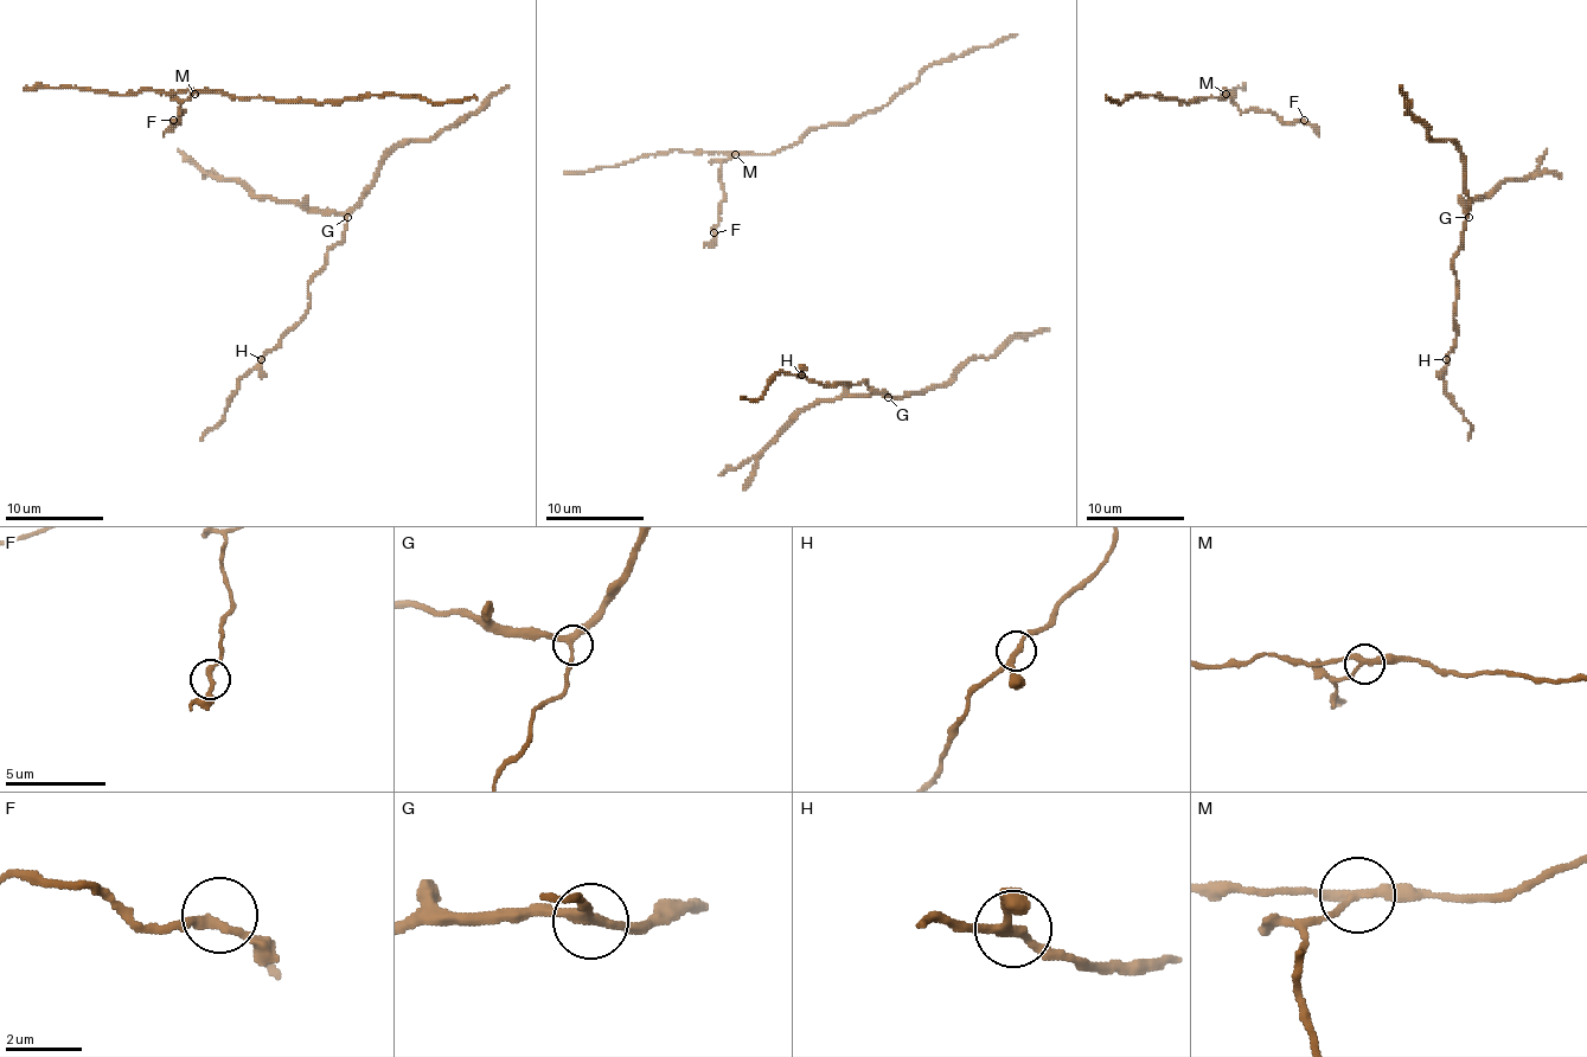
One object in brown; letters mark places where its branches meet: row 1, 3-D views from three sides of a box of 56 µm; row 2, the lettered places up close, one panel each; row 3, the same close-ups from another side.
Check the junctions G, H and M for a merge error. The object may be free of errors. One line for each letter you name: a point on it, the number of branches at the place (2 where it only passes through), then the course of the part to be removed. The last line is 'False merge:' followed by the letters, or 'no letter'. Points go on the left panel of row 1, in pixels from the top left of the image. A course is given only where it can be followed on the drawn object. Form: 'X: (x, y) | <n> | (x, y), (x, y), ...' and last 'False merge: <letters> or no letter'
M: (194, 94) | 3 | (196, 93), (180, 104), (183, 113), (178, 122), (173, 122), (164, 136)
False merge: M

